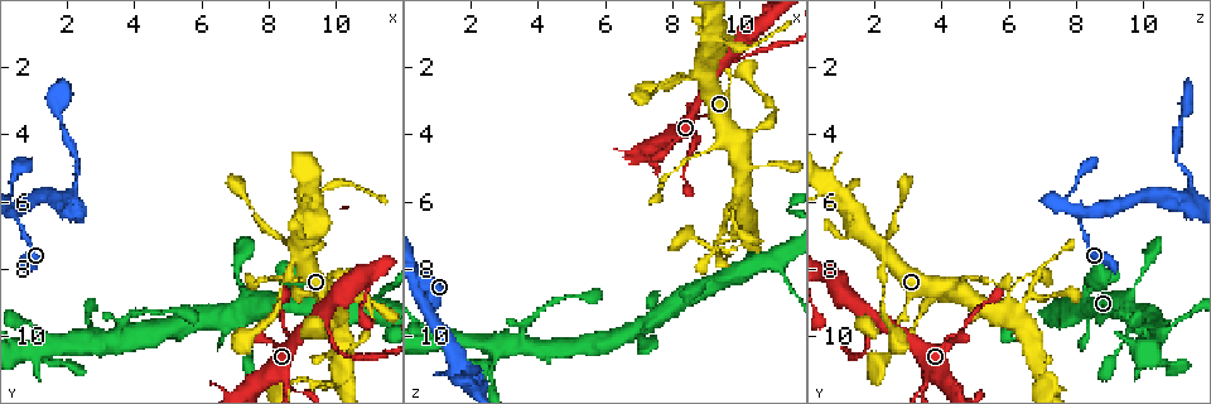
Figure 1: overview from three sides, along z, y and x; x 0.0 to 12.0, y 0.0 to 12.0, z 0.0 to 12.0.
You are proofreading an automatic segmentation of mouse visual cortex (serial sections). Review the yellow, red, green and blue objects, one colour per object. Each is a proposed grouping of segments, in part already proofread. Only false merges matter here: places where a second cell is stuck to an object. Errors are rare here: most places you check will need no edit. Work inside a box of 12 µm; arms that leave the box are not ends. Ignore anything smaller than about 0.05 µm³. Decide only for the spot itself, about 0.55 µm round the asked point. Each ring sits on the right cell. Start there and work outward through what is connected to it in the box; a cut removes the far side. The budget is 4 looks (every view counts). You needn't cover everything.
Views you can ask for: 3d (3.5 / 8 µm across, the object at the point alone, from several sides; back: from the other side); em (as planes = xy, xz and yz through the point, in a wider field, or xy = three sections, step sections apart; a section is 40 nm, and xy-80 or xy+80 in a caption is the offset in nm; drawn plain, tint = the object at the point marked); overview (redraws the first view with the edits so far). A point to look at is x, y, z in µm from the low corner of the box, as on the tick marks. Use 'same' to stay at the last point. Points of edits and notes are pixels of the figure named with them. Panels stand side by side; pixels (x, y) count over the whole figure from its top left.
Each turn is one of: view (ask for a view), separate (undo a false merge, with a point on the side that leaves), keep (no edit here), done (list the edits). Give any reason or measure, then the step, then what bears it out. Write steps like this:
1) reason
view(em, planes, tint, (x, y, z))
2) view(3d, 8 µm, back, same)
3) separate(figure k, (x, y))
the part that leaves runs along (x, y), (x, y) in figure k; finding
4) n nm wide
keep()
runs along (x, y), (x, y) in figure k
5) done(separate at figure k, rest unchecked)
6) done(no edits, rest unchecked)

three-way junction
view(3d, 8 µm, (9.5, 9.5, 1.8))

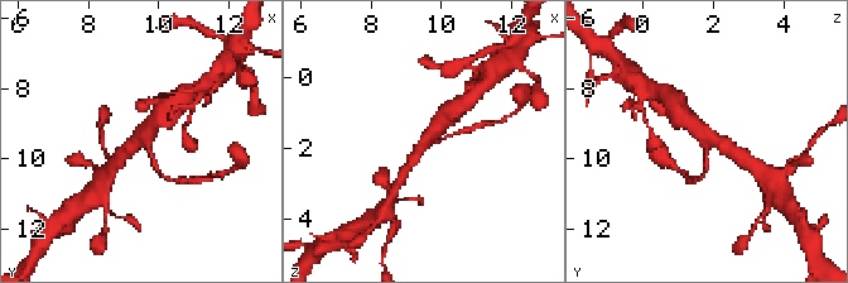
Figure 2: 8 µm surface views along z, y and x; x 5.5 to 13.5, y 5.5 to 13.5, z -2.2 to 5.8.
closer look
view(3d, 3.5 µm, back, (9.5, 9.3, 2.0))

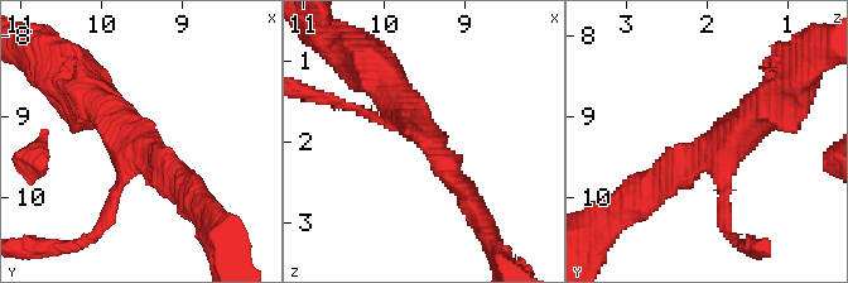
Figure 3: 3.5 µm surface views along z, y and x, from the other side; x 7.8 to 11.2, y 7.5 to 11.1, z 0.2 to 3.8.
3 arms
keep()
runs along (468, 195), (382, 78) in figure 3; one cell here

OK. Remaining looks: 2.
sharp bend
view(3d, 3.5 µm, (0.9, 10.5, 10.3))

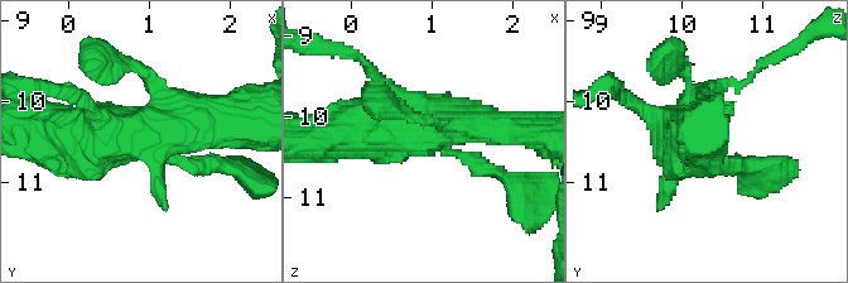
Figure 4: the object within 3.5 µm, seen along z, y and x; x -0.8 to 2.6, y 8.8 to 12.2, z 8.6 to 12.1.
shape alone is not enough
view(em, xy, step 2, tint, (0.90, 10.45, 10.25))

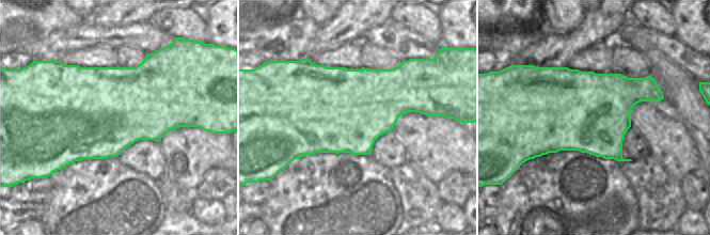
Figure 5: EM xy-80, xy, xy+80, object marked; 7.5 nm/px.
keep()
runs along (237, 124), (155, 124), (78, 148) in figure 4; all the same cell

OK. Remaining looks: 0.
done(no edits, rest unchecked)

